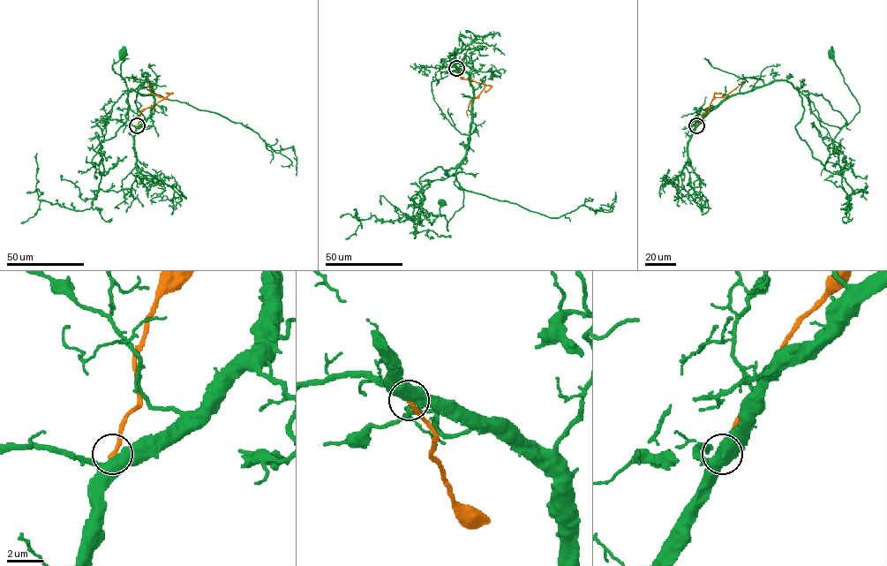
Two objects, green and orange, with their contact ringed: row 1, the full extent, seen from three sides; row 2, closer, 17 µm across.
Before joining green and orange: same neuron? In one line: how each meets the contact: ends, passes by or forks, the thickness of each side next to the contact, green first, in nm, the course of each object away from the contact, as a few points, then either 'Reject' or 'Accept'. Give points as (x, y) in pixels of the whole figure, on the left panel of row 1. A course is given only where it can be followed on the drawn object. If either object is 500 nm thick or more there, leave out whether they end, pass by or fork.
Thickness 500 nm (green) against 280 nm. Course of green: (137, 125), (149, 116), (154, 92), (146, 80), (138, 91), (145, 123), (137, 128), (128, 118), (123, 53). Course of orange: (137, 125), (142, 111), (166, 97), (154, 94), (148, 82). Reject

